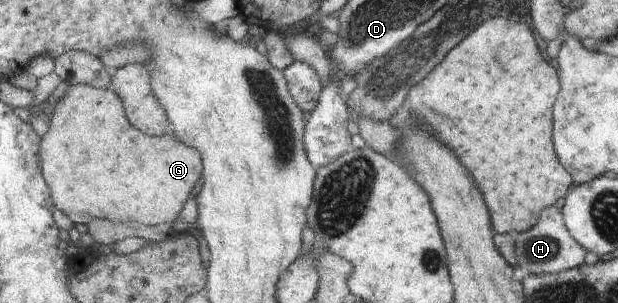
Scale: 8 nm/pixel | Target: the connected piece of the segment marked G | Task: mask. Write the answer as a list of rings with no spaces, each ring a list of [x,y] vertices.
[[[87,84],[70,85],[58,101],[49,130],[42,138],[41,157],[43,177],[51,190],[52,202],[78,227],[94,217],[138,221],[144,225],[172,224],[180,217],[204,171],[198,149],[188,147],[174,135],[152,137],[136,129],[128,120],[123,99],[118,94]]]

